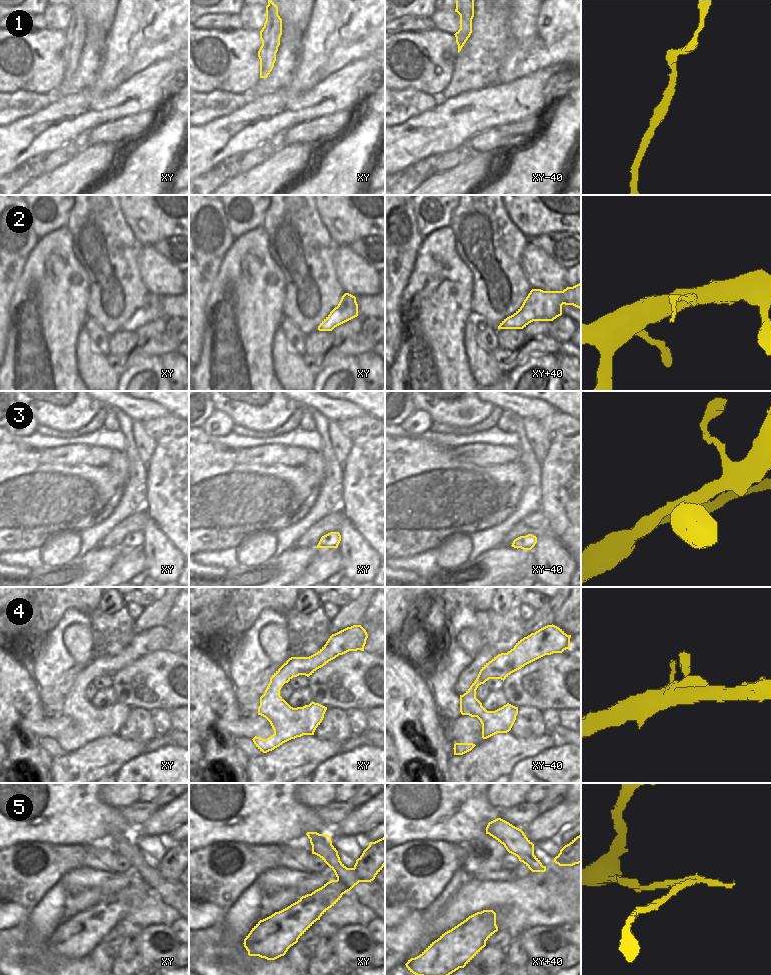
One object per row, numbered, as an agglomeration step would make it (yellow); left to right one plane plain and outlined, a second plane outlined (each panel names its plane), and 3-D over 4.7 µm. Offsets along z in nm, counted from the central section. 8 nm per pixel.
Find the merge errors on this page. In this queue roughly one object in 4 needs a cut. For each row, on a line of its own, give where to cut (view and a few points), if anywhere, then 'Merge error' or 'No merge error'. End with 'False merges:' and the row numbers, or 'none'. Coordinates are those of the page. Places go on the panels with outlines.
1: No split. No merge error
2: No split. No merge error
3: No split. No merge error
4: No split. No merge error
5: Split along xy (337, 878), (349, 887), (352, 887). Merge error
False merges: 5

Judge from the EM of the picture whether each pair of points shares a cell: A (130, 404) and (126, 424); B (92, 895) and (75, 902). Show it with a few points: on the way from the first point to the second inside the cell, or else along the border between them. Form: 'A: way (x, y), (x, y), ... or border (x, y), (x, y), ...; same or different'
A: border (115, 409), (121, 409), (132, 420); different
B: way (88, 898), (79, 902); same

